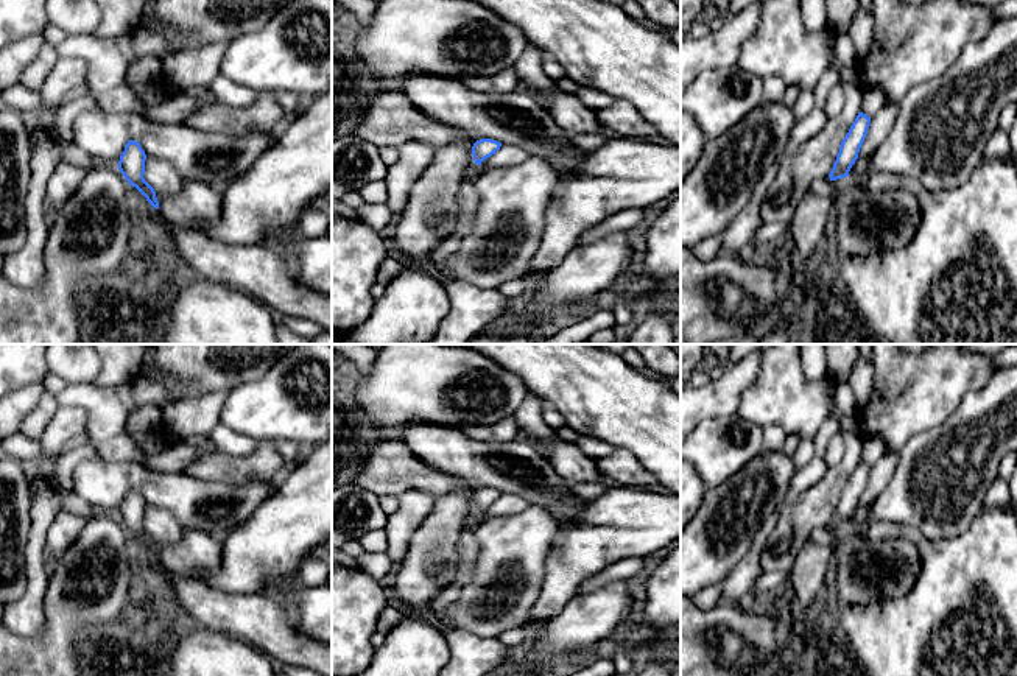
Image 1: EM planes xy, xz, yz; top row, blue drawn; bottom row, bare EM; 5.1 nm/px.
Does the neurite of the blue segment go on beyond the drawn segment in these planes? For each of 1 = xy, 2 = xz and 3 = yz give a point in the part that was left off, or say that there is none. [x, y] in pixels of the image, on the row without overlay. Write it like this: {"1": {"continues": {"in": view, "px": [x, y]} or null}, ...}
{"1": {"continues": null}, "2": {"continues": null}, "3": {"continues": null}}

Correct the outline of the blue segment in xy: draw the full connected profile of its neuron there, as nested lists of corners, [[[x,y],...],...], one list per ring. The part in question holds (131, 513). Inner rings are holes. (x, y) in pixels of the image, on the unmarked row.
[[[128,489],[118,509],[118,519],[129,534],[135,536],[154,558],[159,558],[156,540],[143,526],[145,509],[146,503],[140,492],[135,489]]]

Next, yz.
[[[858,461],[855,470],[852,472],[849,481],[841,491],[839,502],[829,523],[830,530],[836,530],[849,525],[849,520],[855,509],[858,508],[860,497],[866,488],[869,478],[871,466]]]

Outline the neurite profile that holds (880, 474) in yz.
[[[886,452],[869,472],[866,488],[860,497],[858,506],[869,508],[871,503],[882,494],[894,475],[899,461],[899,452]]]

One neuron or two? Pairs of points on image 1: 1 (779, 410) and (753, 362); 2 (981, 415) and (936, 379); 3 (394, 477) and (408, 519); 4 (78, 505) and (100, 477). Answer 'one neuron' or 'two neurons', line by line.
1: two neurons
2: two neurons
3: two neurons
4: two neurons

